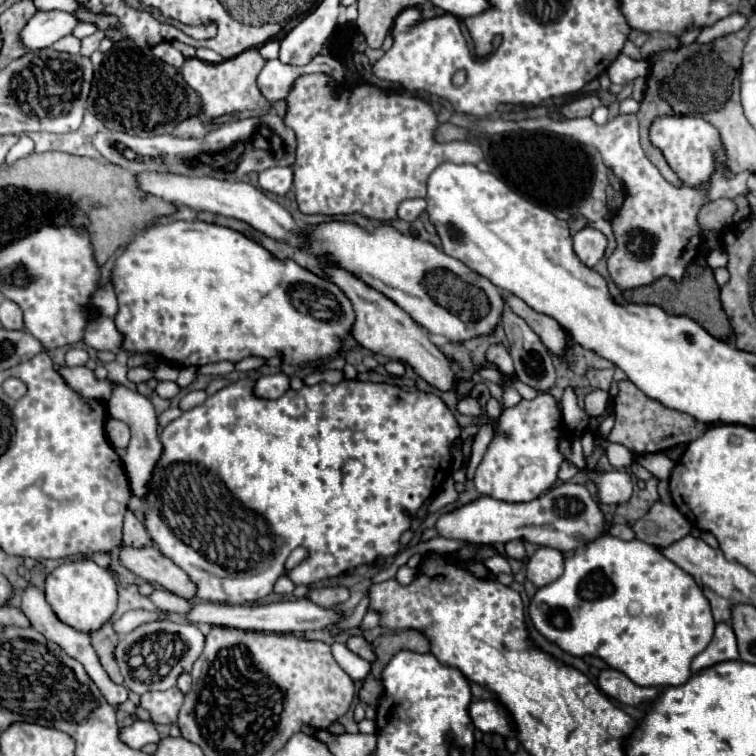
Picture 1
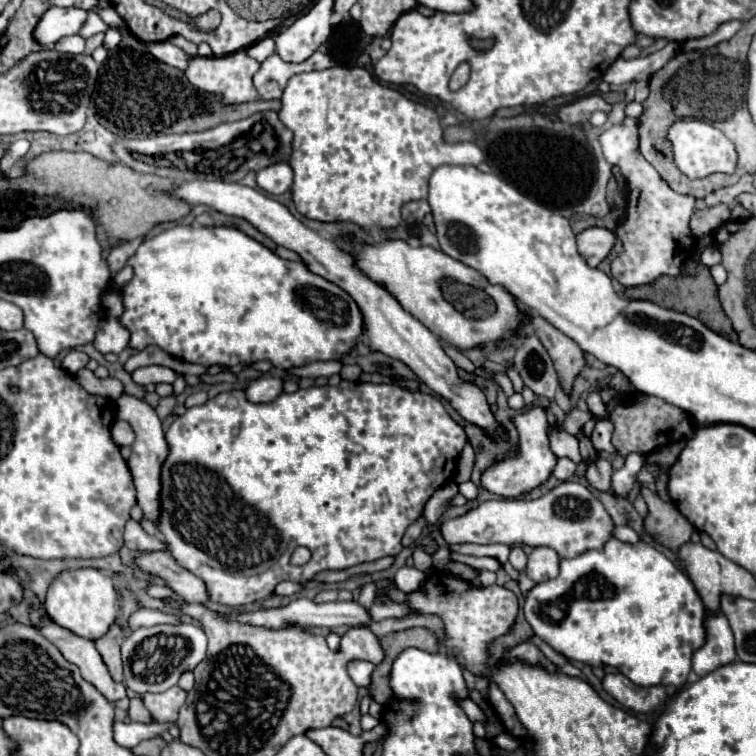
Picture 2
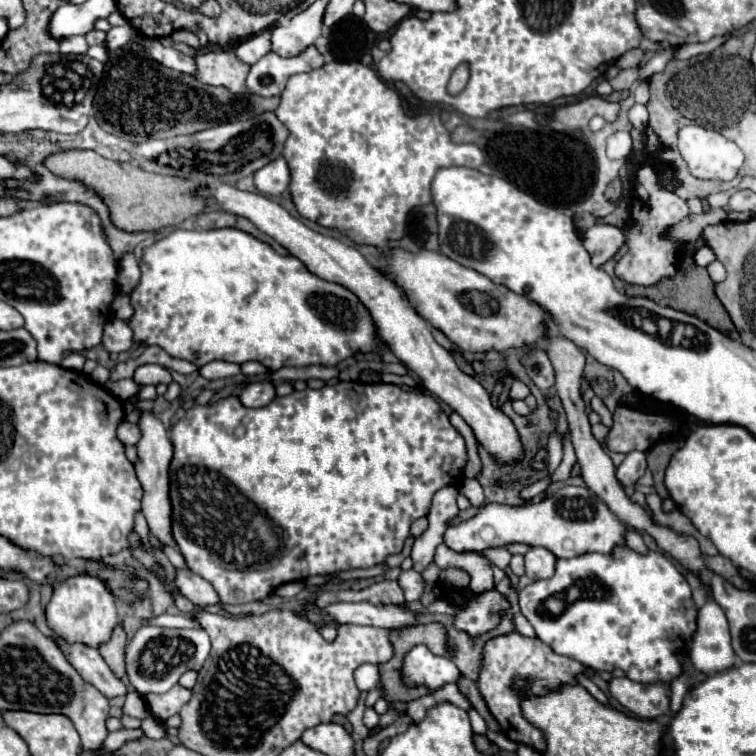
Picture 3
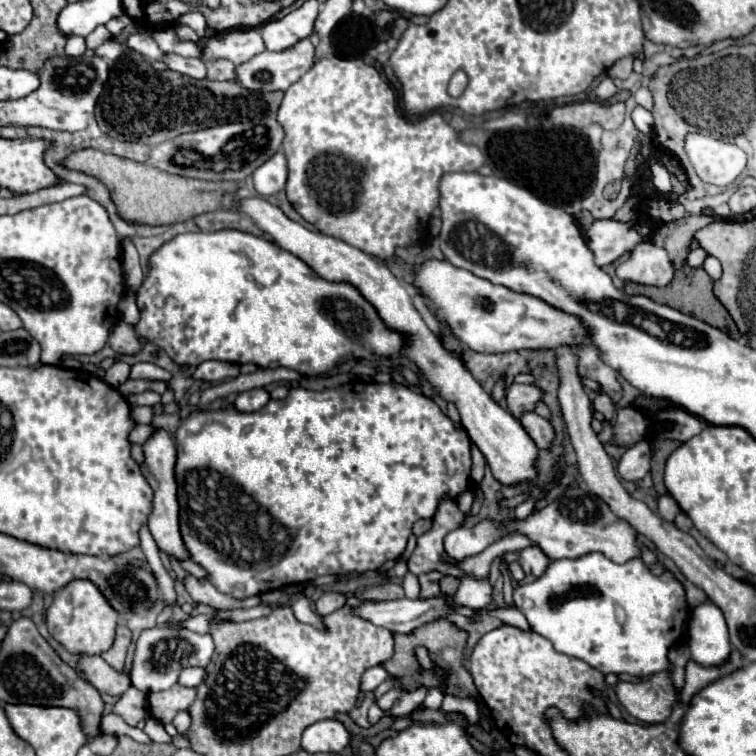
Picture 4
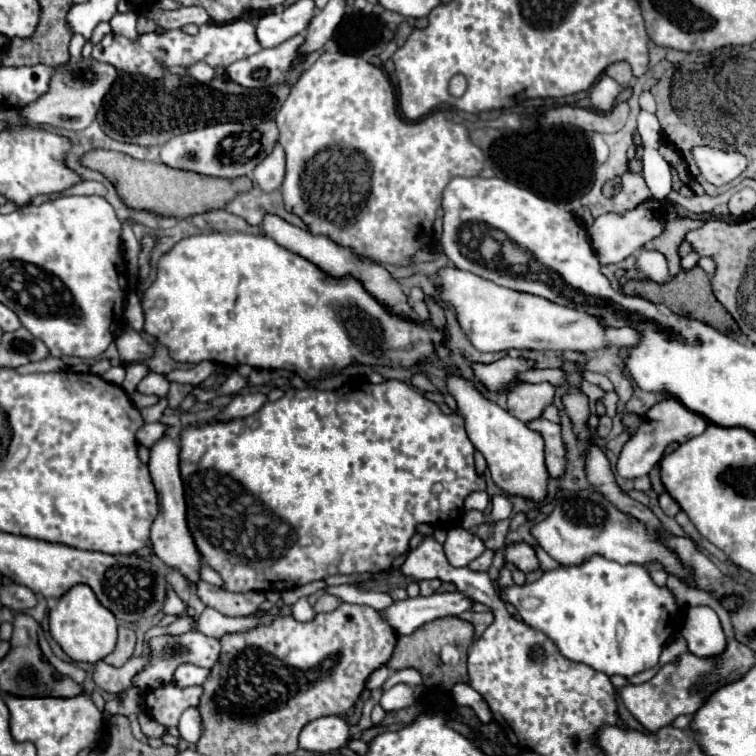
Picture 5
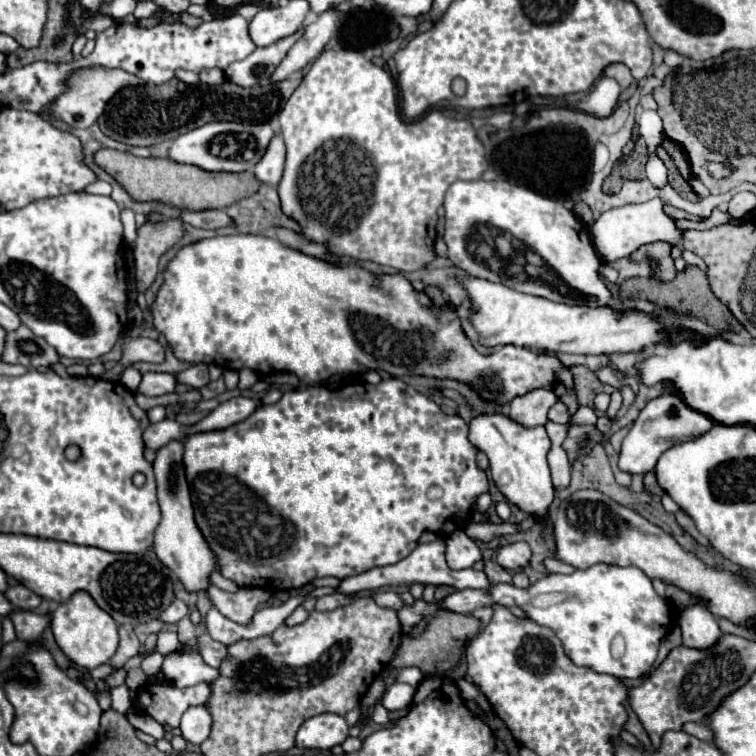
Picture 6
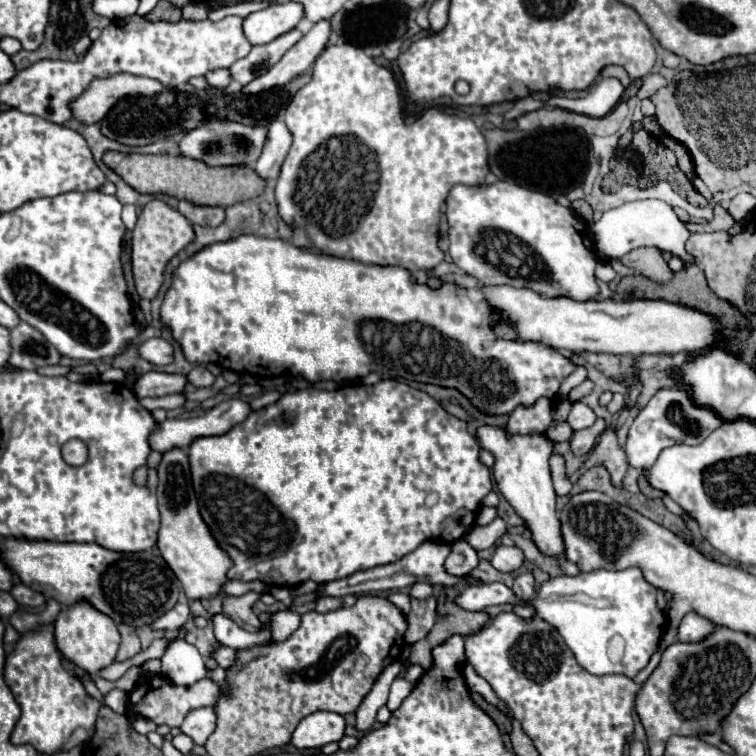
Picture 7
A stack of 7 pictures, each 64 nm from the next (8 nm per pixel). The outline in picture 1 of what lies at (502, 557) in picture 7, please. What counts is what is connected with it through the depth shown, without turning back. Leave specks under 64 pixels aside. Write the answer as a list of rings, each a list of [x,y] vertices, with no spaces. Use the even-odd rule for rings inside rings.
[[[538,548],[526,564],[526,576],[538,588],[554,582],[564,570],[564,556],[554,548]]]

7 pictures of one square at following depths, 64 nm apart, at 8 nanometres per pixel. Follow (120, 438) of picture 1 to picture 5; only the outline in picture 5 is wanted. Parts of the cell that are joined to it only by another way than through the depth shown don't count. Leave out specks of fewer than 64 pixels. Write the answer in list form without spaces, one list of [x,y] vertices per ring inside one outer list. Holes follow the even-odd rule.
[[[154,422],[154,424],[144,424],[138,434],[136,434],[136,440],[140,446],[146,446],[146,448],[152,448],[158,440],[162,440],[166,434],[168,434],[170,426],[168,424],[162,424],[162,422]]]

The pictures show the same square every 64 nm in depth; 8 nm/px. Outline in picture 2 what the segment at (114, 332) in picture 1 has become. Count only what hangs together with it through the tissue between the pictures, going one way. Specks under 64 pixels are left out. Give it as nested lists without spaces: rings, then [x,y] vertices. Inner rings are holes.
[[[104,318],[98,326],[98,334],[96,334],[96,350],[100,350],[102,354],[114,352],[120,354],[124,348],[128,348],[130,342],[130,332],[120,324],[118,318]]]

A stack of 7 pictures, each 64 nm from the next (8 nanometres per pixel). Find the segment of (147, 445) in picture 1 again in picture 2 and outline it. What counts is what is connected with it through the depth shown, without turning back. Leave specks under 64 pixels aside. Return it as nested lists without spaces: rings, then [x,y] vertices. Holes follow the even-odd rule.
[[[124,394],[124,398],[116,400],[116,418],[118,420],[126,420],[130,422],[130,426],[136,430],[136,442],[132,444],[132,456],[128,458],[128,466],[132,470],[134,482],[136,482],[136,490],[138,490],[138,506],[142,508],[144,516],[150,522],[158,522],[160,514],[162,514],[162,504],[160,504],[160,490],[162,490],[162,482],[160,482],[160,472],[162,472],[162,464],[168,458],[168,442],[164,436],[164,428],[160,418],[156,416],[154,408],[150,408],[146,402]]]

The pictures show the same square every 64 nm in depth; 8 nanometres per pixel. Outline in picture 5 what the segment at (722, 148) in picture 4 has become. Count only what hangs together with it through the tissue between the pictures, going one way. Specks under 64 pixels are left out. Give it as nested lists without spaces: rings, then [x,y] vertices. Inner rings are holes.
[[[710,146],[694,148],[694,160],[702,176],[714,186],[722,186],[740,176],[746,168],[746,158],[734,148],[714,150]]]

